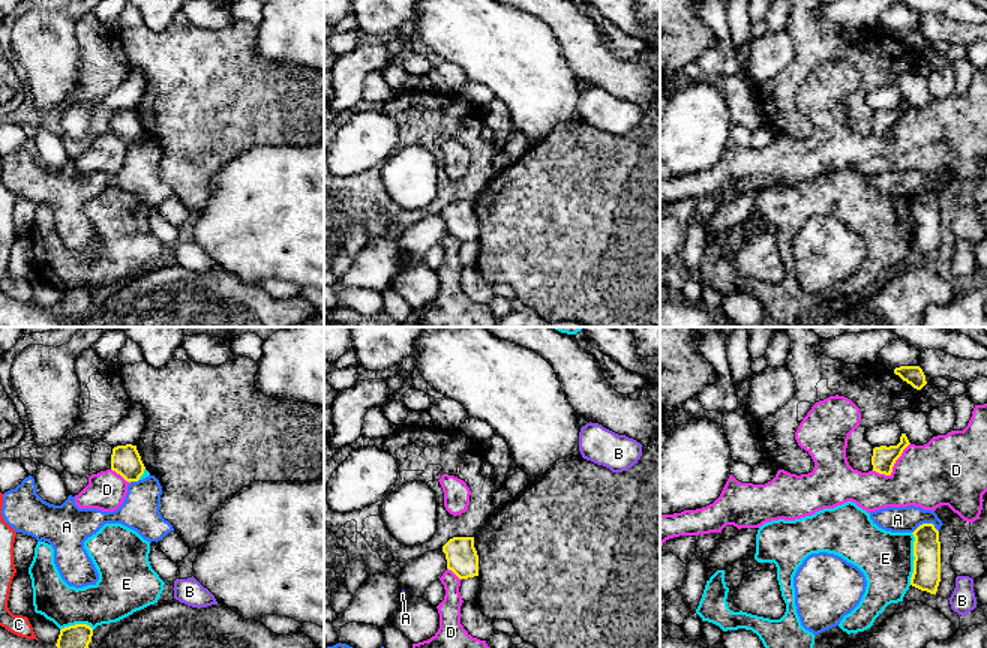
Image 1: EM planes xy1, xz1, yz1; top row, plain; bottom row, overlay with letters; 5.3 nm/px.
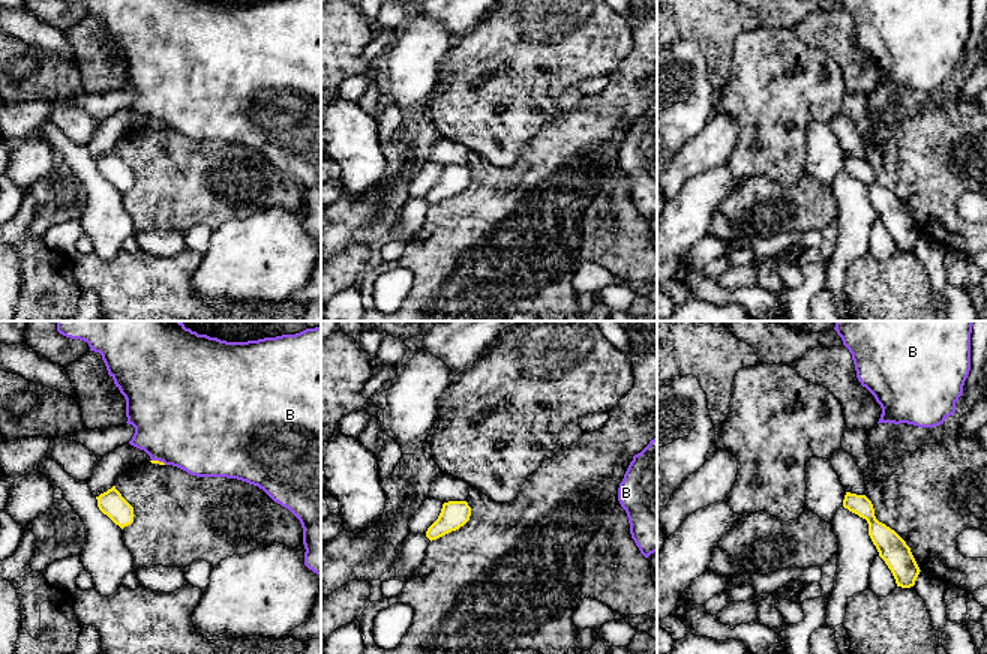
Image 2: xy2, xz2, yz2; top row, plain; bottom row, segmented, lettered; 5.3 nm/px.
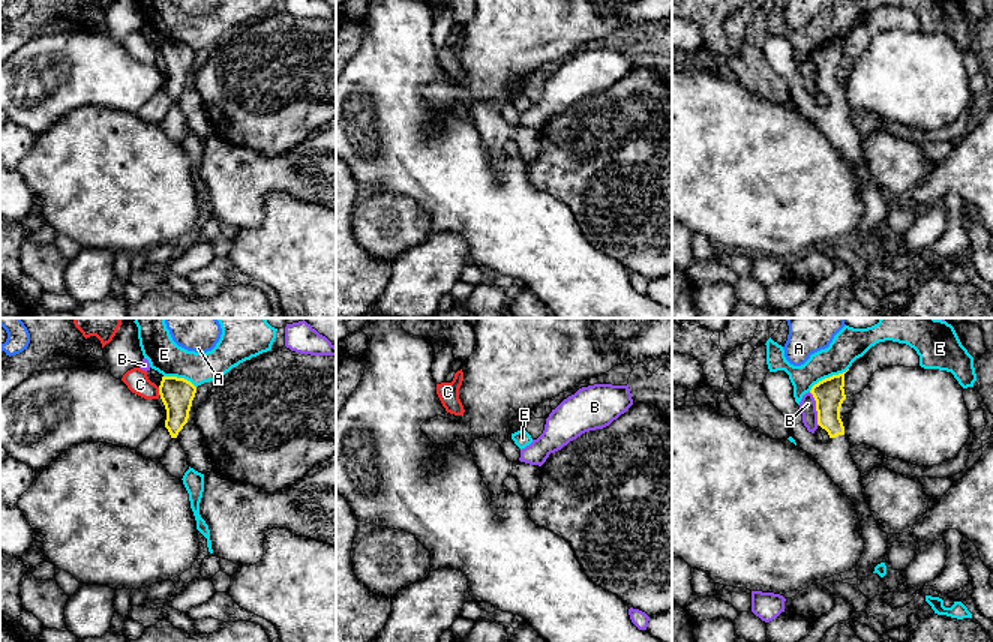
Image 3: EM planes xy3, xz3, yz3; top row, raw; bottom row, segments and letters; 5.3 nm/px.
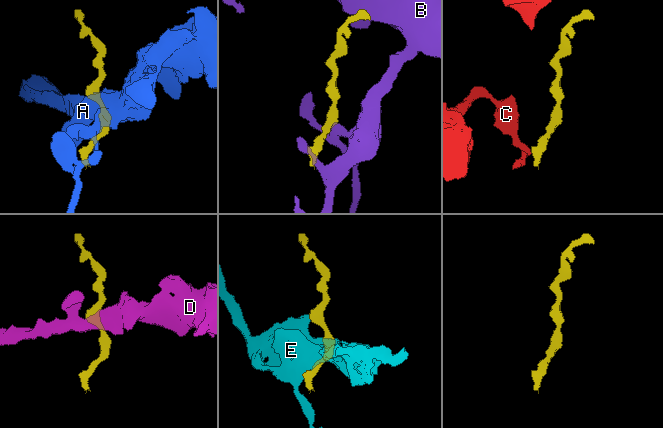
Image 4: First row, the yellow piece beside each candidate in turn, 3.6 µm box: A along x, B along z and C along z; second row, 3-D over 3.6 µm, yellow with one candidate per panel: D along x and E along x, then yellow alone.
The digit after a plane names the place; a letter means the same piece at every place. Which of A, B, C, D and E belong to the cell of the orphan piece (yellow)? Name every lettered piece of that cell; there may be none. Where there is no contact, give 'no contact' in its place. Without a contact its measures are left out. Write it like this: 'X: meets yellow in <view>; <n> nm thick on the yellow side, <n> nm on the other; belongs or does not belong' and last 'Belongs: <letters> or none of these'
A: meets yellow in yz1; 140 nm thick on the yellow side, 140 nm on the other; does not belong
B: meets yellow in yz3; 160 nm thick on the yellow side, 90 nm on the other; does not belong
C: meets yellow in xy3; 180 nm thick on the yellow side, 120 nm on the other; does not belong
D: meets yellow in yz1; 130 nm thick on the yellow side, 340 nm on the other; does not belong
E: meets yellow in yz1; 150 nm thick on the yellow side, 280 nm on the other; does not belong
Belongs: none of these

